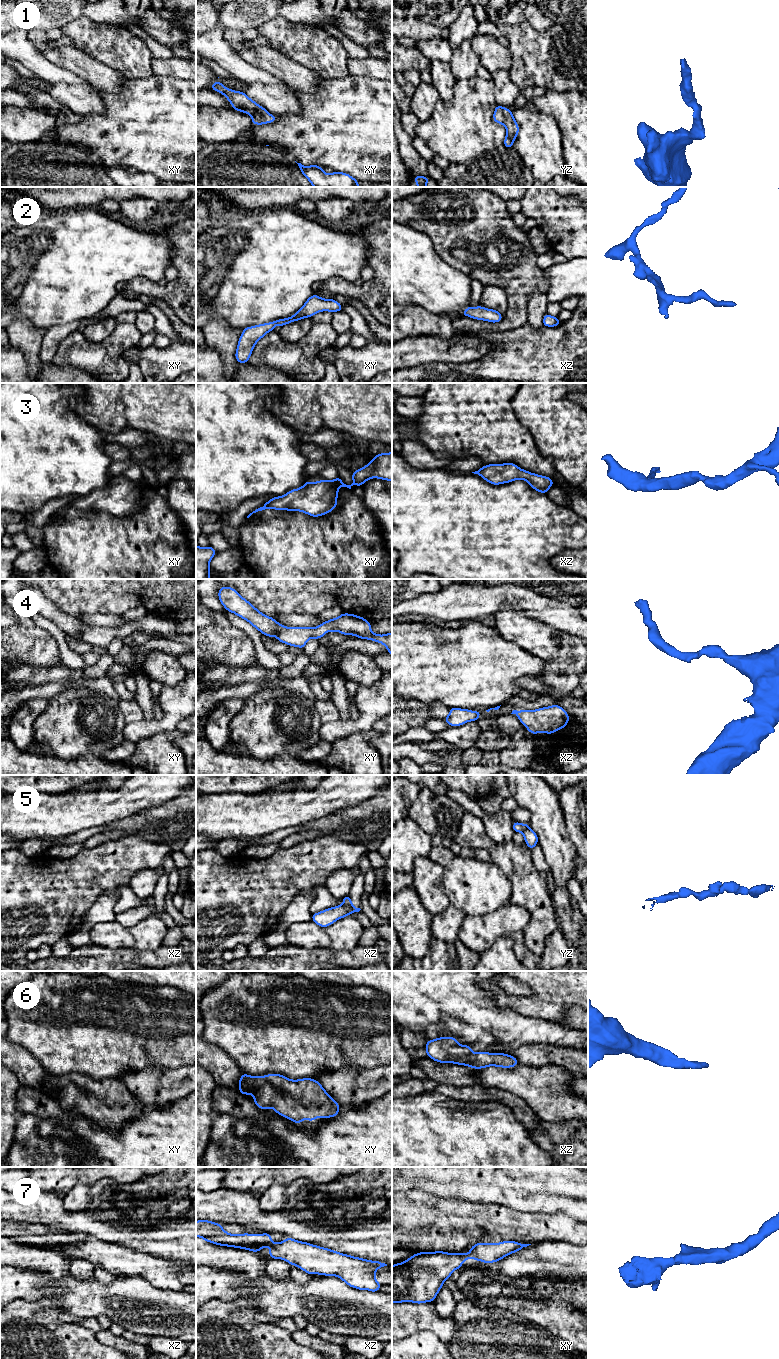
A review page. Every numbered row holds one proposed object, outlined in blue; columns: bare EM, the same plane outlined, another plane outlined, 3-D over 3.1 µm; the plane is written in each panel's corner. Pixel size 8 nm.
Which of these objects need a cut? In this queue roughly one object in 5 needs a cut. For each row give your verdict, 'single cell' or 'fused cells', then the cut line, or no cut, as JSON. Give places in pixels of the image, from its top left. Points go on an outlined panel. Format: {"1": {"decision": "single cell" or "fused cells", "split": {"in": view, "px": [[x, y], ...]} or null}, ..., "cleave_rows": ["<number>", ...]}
{"1": {"decision": "single cell", "split": null}, "2": {"decision": "single cell", "split": null}, "3": {"decision": "single cell", "split": null}, "4": {"decision": "single cell", "split": null}, "5": {"decision": "fused cells", "split": {"in": "xz", "px": [[341, 905], [351, 913]]}}, "6": {"decision": "single cell", "split": null}, "7": {"decision": "single cell", "split": null}, "cleave_rows": ["5"]}

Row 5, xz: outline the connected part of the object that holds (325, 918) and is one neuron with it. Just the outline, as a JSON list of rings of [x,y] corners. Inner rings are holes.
[[[339,905],[320,911],[319,913],[313,913],[312,921],[320,927],[328,927],[335,921],[351,914],[346,907]]]

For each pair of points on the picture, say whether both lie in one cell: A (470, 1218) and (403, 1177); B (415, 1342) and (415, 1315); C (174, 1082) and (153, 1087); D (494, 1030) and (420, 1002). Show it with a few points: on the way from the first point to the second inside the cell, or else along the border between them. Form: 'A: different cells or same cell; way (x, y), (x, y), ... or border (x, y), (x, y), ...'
A: different cells; border (406, 1190), (422, 1190), (443, 1198), (452, 1199)
B: different cells; border (438, 1336), (429, 1331), (417, 1331), (402, 1339)
C: same cell; way (169, 1085), (158, 1085)
D: same cell; way (476, 1020), (469, 1013), (449, 1002), (438, 1002)

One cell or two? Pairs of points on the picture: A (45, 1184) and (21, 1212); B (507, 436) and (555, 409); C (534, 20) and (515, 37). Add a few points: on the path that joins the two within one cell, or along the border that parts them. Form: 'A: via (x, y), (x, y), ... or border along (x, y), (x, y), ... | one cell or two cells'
A: border along (43, 1191), (54, 1193) | two cells
B: border along (511, 407), (517, 420), (528, 429), (536, 447) | two cells
C: border along (525, 19), (537, 30), (545, 30), (553, 24) | two cells

